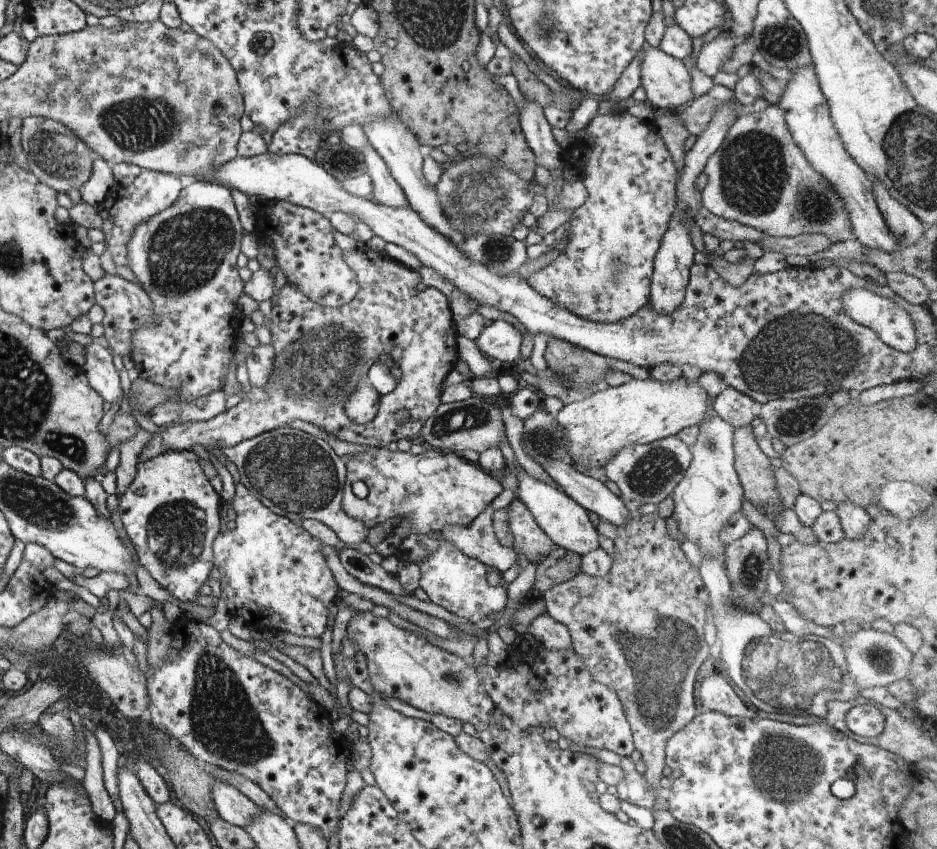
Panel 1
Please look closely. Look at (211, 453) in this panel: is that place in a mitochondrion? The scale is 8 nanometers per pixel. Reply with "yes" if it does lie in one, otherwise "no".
no

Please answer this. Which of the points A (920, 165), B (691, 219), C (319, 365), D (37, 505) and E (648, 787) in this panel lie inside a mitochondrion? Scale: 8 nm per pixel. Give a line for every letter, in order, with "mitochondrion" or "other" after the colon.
A: mitochondrion
B: other
C: mitochondrion
D: mitochondrion
E: other

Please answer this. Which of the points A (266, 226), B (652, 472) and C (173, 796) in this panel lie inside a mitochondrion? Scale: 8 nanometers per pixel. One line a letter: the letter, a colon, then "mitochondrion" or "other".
A: other
B: mitochondrion
C: other

